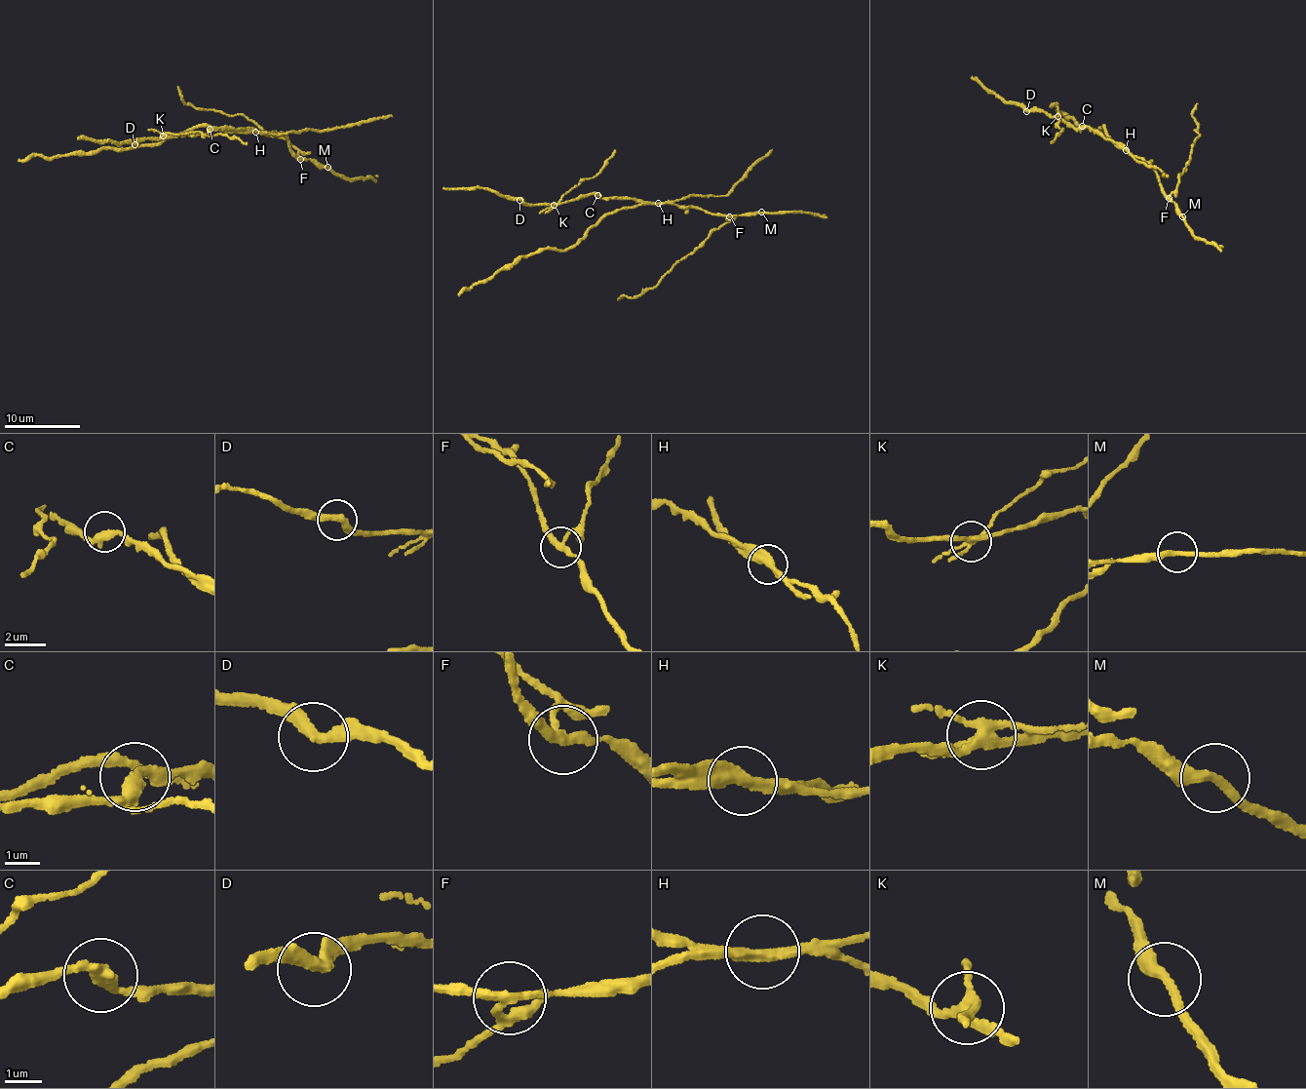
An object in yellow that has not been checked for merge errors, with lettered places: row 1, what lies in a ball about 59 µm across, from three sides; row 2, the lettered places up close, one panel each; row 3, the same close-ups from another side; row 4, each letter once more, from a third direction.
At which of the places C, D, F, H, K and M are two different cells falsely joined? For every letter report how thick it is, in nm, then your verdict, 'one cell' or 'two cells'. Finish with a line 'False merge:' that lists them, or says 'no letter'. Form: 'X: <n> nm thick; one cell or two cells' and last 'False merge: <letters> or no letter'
C: 340 nm thick; one cell
D: 320 nm thick; one cell
F: 240 nm thick; two cells
H: 320 nm thick; two cells
K: 280 nm thick; two cells
M: 280 nm thick; one cell
False merge: F, H, K

